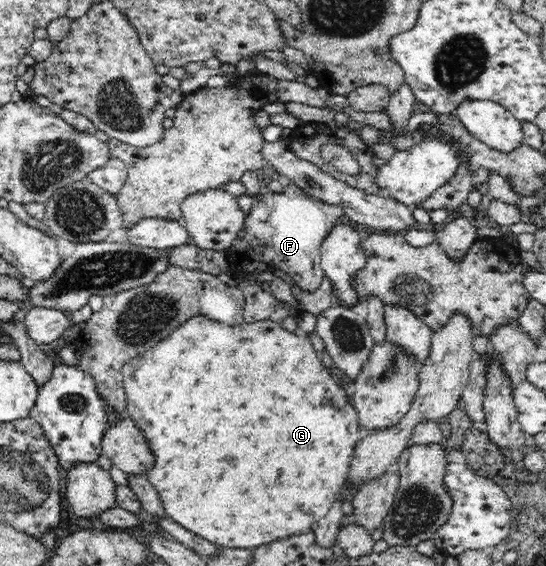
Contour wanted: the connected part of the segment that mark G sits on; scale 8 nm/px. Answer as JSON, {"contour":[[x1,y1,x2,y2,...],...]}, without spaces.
{"contour":[[194,315,154,347,128,358,122,375,128,415,144,431,143,435,154,455,154,467,145,475,160,495,168,517,188,531,222,548,253,549,310,532,312,523,322,519,341,497,341,490,350,475,355,449,364,434,359,425,357,410,348,402,348,392,338,385,338,379,322,364,308,336,298,336,270,320,254,323,243,321,240,325,230,326,203,315]]}

